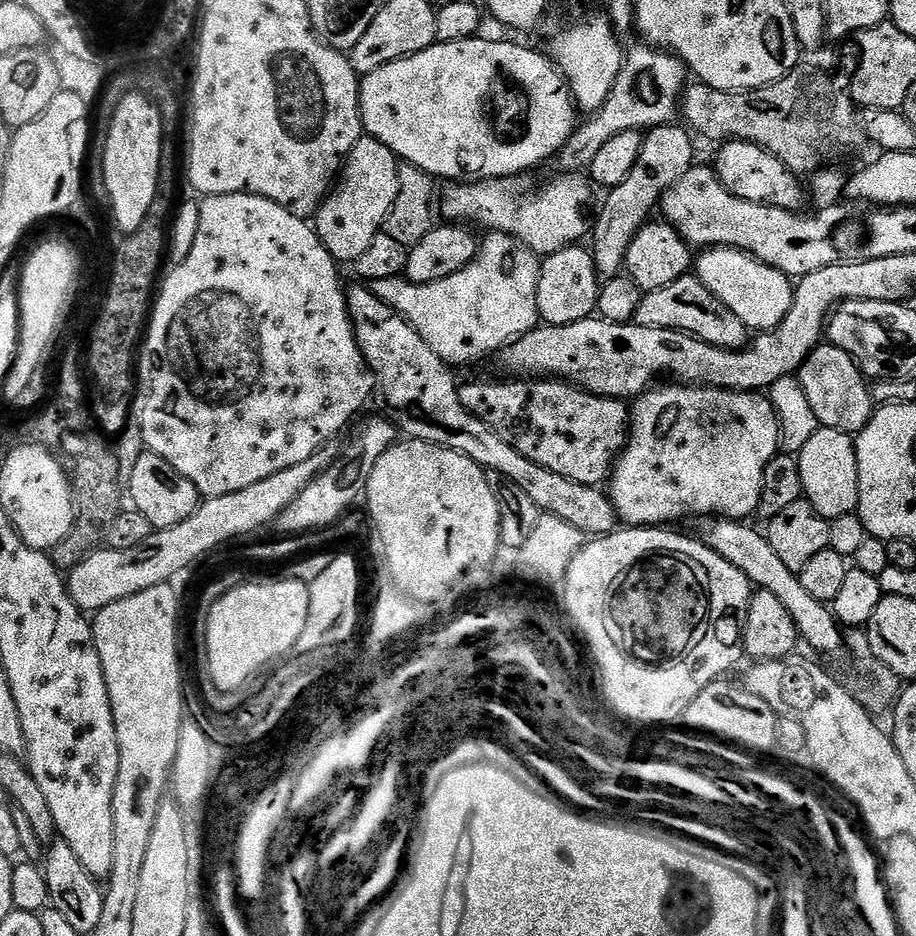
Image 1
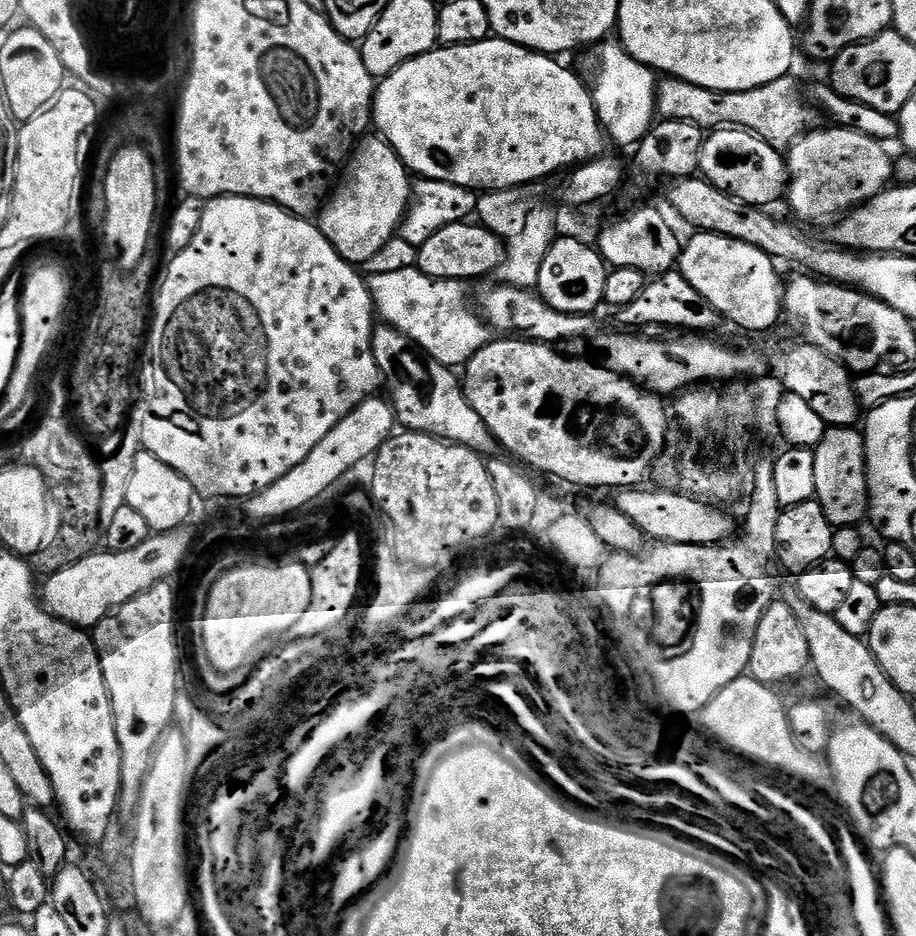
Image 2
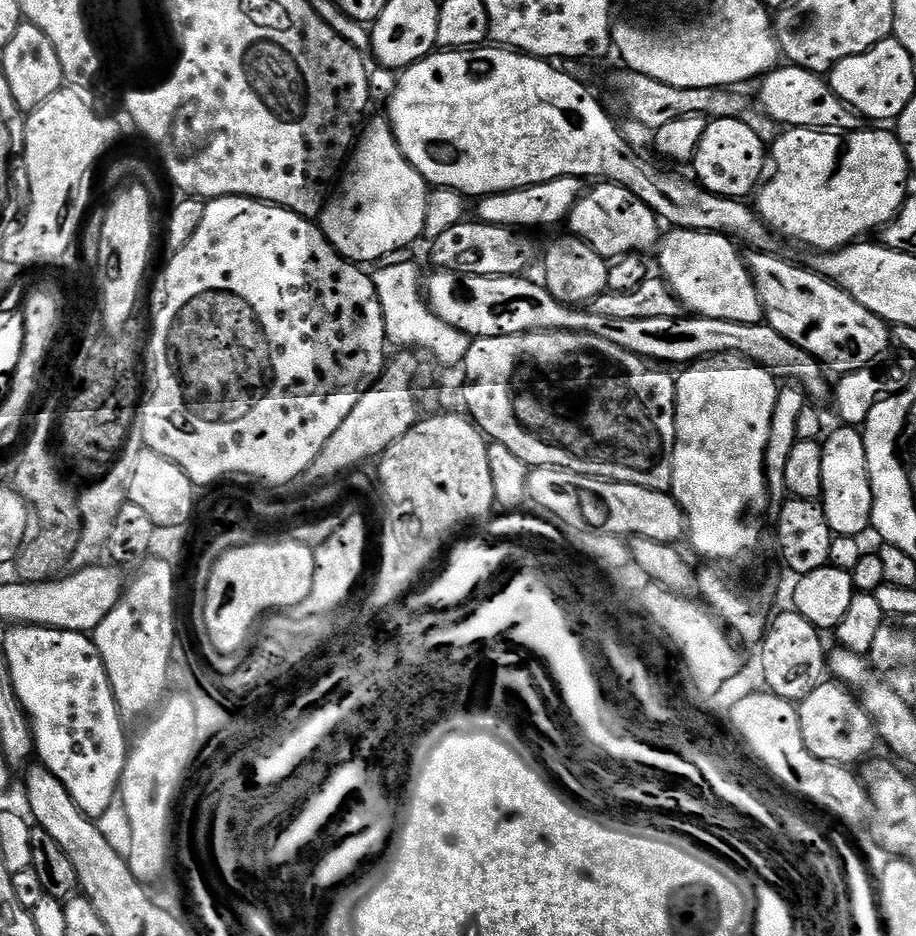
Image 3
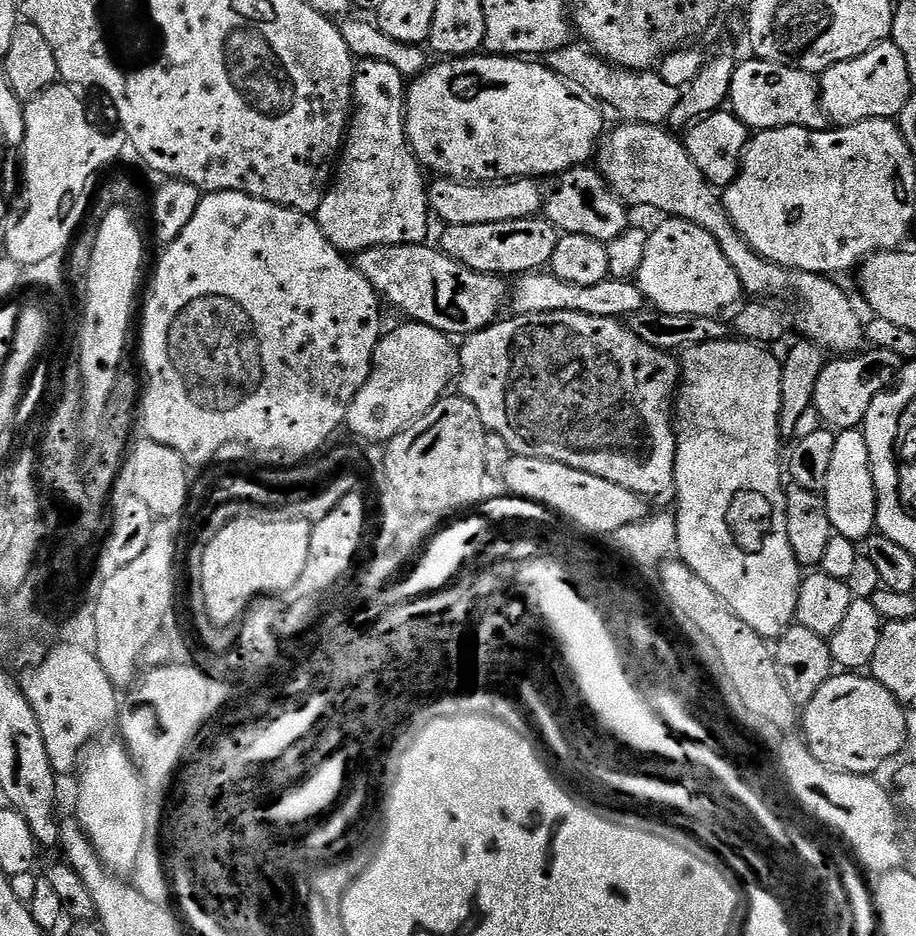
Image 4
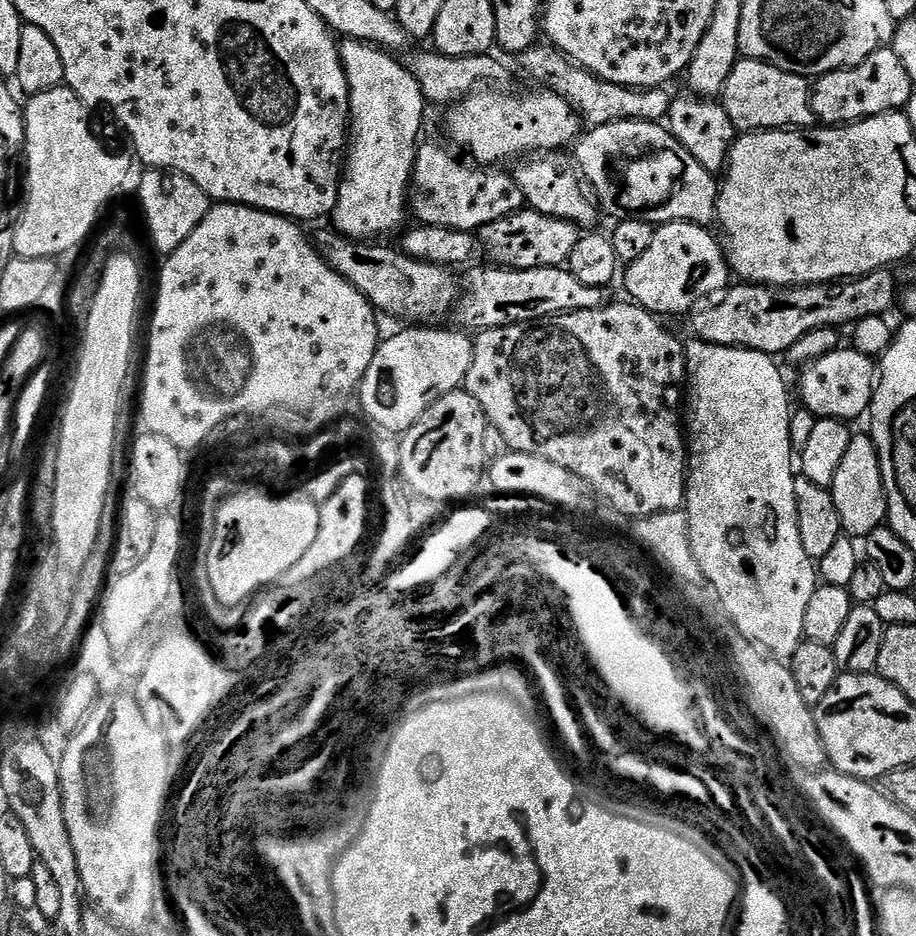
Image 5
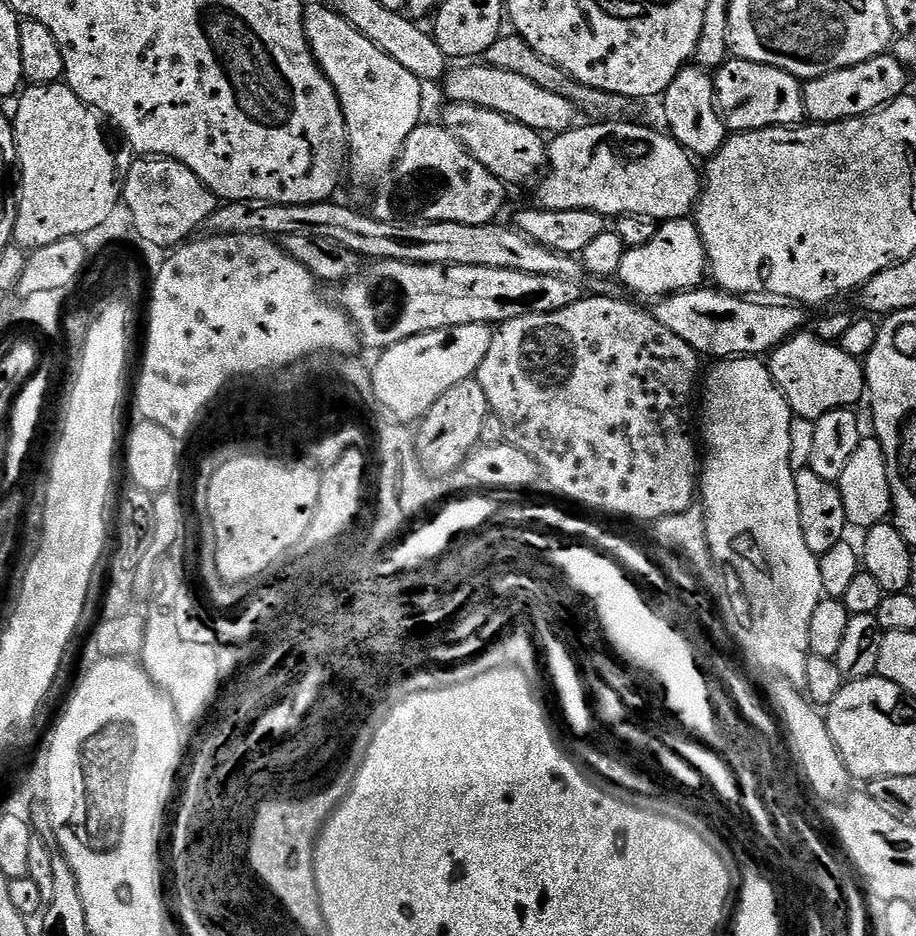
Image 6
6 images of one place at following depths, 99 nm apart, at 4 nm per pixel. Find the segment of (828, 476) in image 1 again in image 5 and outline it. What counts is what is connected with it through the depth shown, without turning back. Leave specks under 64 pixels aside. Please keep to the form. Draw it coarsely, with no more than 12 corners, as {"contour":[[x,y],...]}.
{"contour":[[853,435],[830,491],[840,527],[863,538],[887,521],[871,435]]}

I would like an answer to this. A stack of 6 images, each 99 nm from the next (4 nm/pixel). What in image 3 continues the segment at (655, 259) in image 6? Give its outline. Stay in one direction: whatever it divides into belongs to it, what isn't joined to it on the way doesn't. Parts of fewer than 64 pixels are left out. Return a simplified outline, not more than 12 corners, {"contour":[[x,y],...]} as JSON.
{"contour":[[672,228],[658,272],[685,309],[759,324],[741,249]]}

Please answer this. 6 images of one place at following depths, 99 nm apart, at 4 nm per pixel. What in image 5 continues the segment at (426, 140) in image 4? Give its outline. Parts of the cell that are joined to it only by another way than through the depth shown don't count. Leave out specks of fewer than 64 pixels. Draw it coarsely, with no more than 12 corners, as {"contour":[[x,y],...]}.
{"contour":[[470,92],[451,143],[496,166],[564,150],[578,113],[558,93]]}

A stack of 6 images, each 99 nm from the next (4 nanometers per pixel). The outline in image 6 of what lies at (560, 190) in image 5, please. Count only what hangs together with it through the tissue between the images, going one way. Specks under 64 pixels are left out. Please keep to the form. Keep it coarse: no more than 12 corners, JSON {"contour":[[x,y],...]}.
{"contour":[[482,106],[442,117],[465,150],[505,185],[535,181],[541,133]]}

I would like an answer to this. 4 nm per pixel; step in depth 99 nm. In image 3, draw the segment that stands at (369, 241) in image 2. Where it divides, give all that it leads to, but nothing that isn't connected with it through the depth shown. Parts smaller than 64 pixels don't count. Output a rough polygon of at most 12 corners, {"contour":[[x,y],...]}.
{"contour":[[363,125],[318,217],[353,264],[423,237],[428,181]]}

